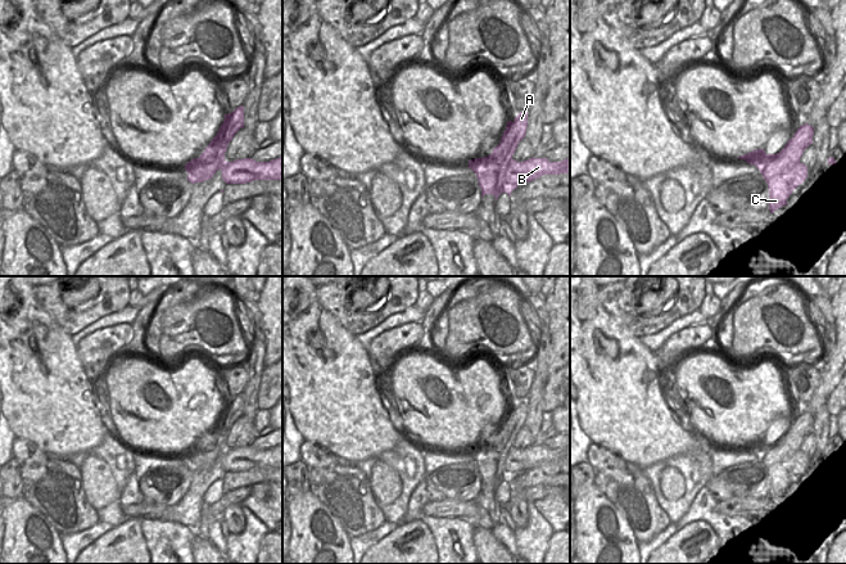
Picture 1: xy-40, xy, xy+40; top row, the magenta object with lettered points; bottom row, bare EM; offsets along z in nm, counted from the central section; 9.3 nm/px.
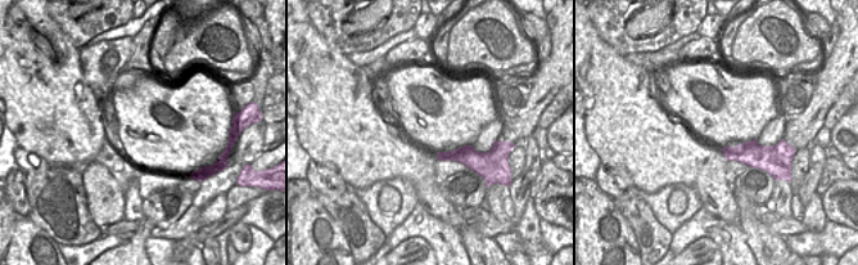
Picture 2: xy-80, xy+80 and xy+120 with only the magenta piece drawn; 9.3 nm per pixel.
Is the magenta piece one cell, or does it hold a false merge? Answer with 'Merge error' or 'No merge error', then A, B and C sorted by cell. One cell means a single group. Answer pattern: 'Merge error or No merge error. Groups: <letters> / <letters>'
Merge error. Groups: A / B C.

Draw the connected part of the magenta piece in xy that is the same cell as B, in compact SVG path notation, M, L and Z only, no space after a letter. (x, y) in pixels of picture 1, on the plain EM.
M496 439L483 446L469 448L479 468L481 484L492 482L497 486L502 480L511 484L511 479L519 473L524 473L543 463L570 461L570 446L561 450L549 450L547 446L530 446L524 450L503 450Z

